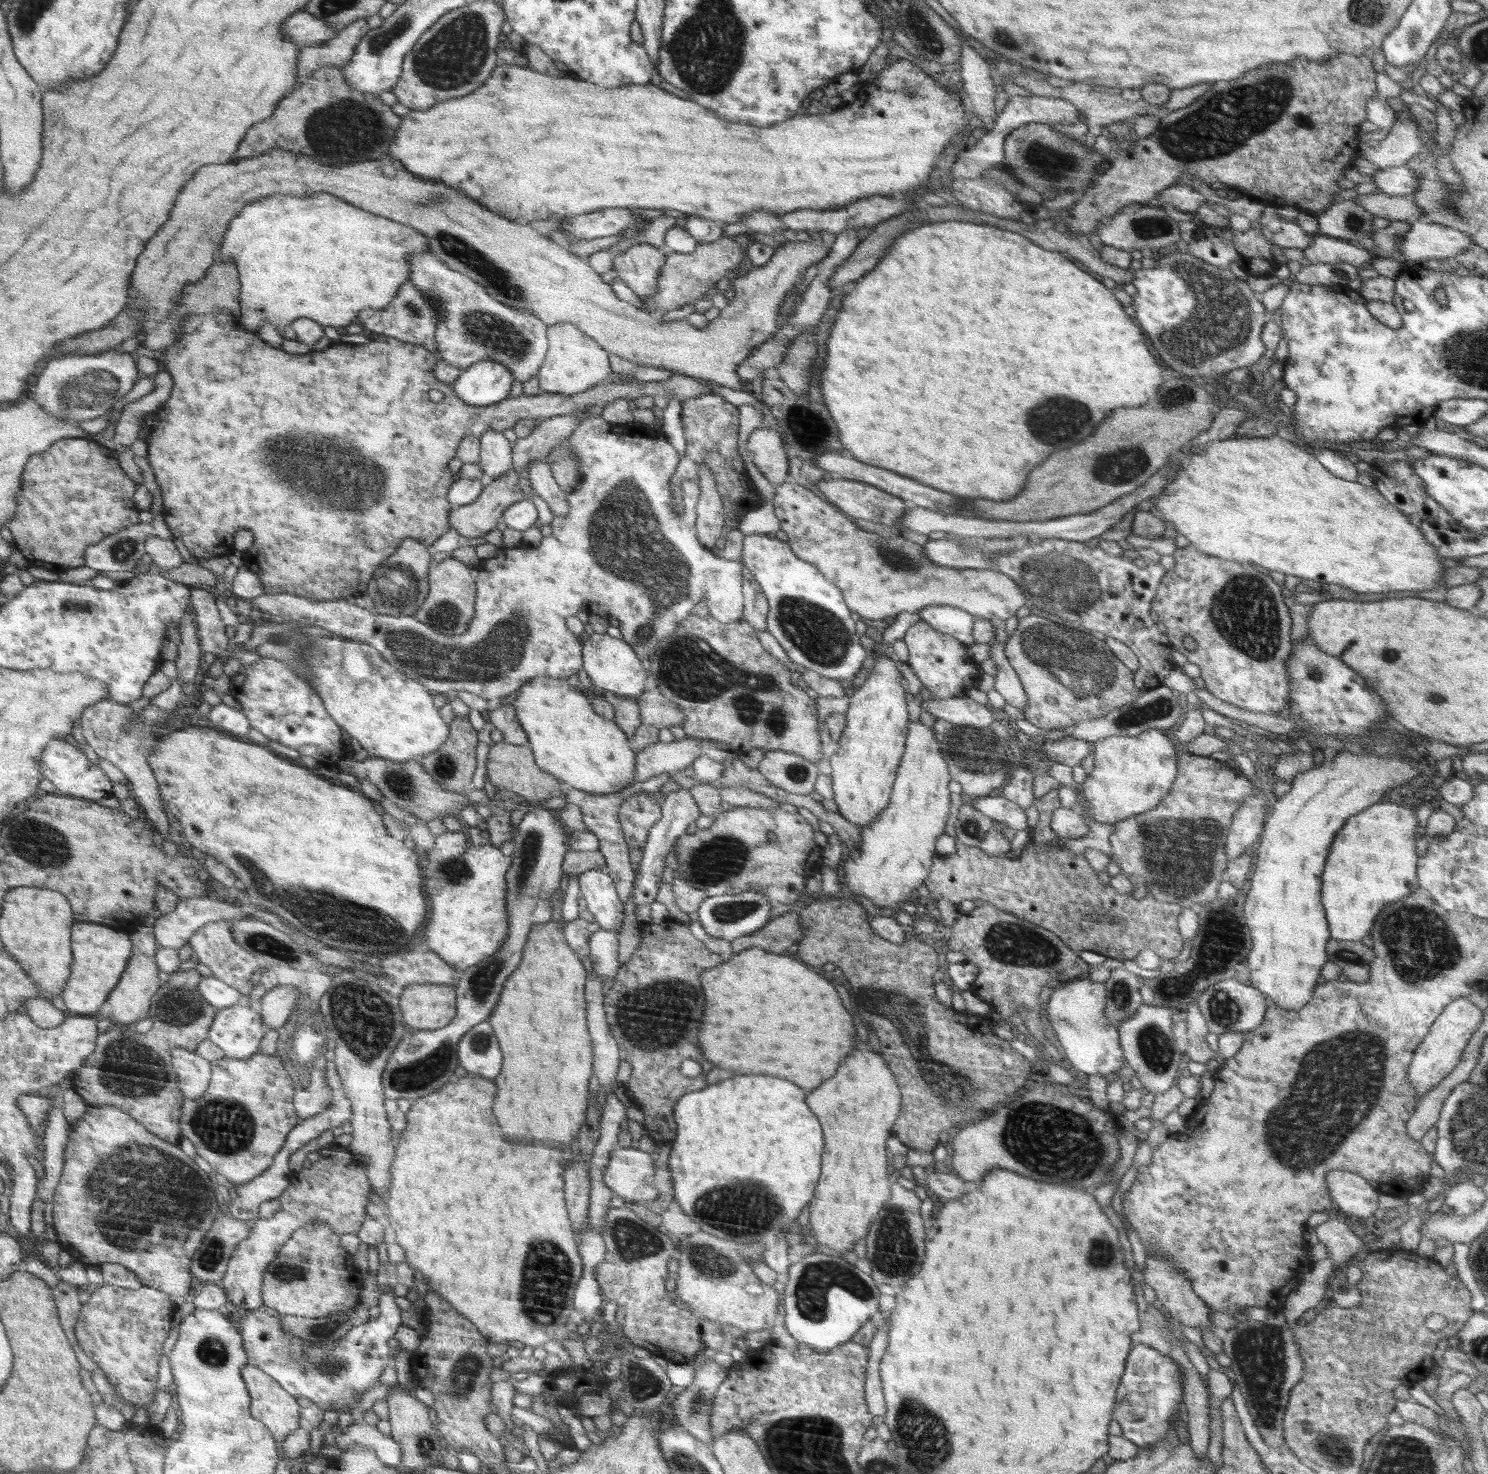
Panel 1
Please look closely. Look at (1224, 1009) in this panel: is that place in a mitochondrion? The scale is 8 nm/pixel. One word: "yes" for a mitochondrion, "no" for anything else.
yes

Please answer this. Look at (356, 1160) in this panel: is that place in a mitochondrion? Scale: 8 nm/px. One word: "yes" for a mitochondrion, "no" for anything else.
no

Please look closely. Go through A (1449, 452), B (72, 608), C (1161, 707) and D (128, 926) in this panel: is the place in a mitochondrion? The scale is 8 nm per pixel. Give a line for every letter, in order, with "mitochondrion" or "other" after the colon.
A: other
B: mitochondrion
C: mitochondrion
D: other

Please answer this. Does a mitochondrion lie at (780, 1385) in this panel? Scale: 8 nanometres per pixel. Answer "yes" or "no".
no

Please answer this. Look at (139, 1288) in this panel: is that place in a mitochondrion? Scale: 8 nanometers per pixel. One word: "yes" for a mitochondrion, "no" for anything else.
no

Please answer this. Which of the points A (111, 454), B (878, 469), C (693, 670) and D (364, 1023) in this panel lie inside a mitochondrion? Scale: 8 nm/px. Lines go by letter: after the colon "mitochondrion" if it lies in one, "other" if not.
A: other
B: other
C: mitochondrion
D: mitochondrion

